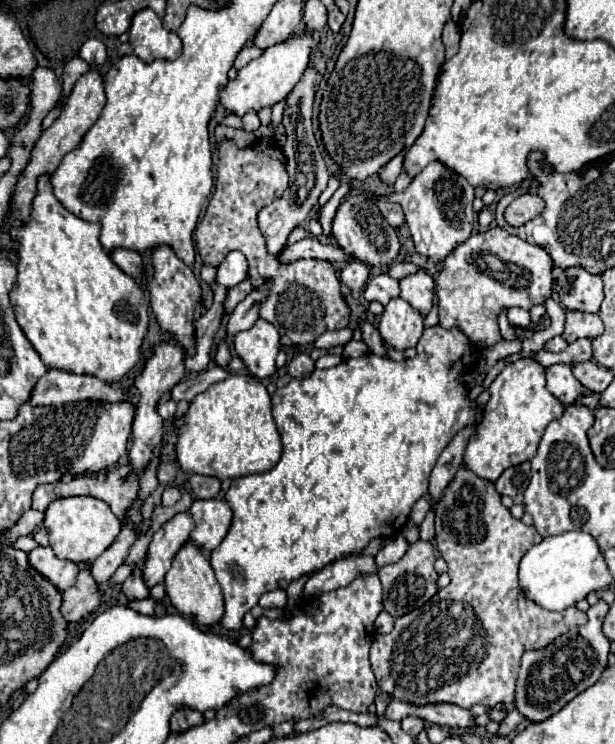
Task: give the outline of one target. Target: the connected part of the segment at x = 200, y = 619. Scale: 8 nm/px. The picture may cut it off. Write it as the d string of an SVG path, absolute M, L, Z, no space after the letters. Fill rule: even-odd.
M187 542L175 556L171 570L165 576L165 588L167 588L167 598L171 600L171 604L183 614L189 616L191 620L195 620L199 626L213 626L219 624L225 612L225 604L223 604L223 594L221 594L221 586L213 574L213 568L209 564L209 560L201 554L201 550Z

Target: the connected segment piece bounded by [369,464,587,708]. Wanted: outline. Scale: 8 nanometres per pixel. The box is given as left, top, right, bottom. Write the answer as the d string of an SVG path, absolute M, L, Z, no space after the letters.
M461 464L435 504L435 542L449 566L451 584L441 588L423 608L399 616L389 634L373 640L369 660L379 690L393 700L403 700L415 706L449 702L461 708L471 708L475 704L493 708L497 704L511 704L515 700L515 684L523 652L545 648L569 628L587 622L587 614L575 606L563 612L551 612L521 596L517 586L519 560L541 540L543 538L533 526L525 526L521 520L513 518L509 508L501 504L501 494L495 490L493 482L475 476L475 472Z

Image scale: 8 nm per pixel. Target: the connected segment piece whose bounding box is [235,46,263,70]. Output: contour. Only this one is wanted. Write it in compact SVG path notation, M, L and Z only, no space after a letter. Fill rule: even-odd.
M251 46L251 48L243 48L241 52L239 52L239 56L237 56L237 60L235 60L235 68L239 70L239 68L243 68L245 64L249 64L251 60L255 60L255 58L259 58L263 54L263 50L261 48L255 48L255 46Z

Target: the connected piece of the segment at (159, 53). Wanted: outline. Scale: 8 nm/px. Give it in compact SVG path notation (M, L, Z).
M149 8L139 10L133 16L129 36L135 56L145 62L153 62L157 58L175 60L183 48L179 36L165 30L161 18L157 18L157 14Z

